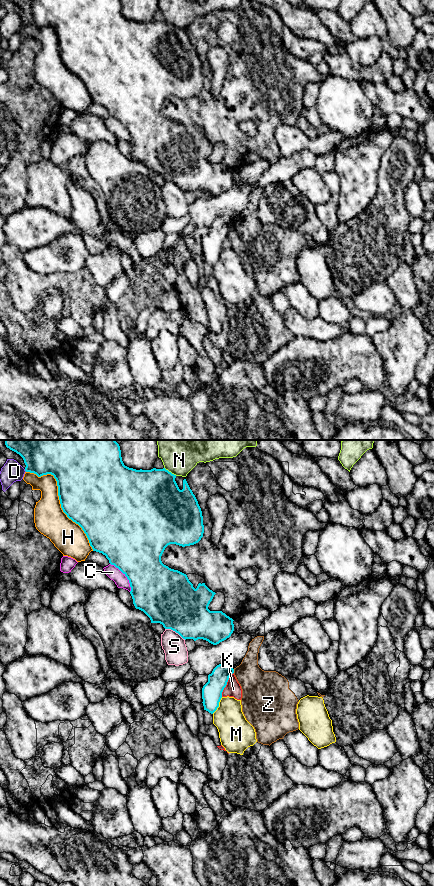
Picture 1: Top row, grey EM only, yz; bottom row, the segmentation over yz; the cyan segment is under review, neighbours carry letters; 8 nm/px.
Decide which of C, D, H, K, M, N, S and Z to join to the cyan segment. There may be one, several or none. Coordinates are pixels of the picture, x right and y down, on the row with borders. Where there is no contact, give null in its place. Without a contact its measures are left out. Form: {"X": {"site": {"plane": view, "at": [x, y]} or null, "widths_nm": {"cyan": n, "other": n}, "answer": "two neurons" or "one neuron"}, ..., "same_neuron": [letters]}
{"C": {"site": {"plane": "yz", "at": [125, 575]}, "widths_nm": {"cyan": 440, "other": 100}, "answer": "two neurons"}, "D": {"site": {"plane": "yz", "at": [25, 470]}, "widths_nm": {"cyan": 420, "other": 170}, "answer": "two neurons"}, "H": {"site": {"plane": "yz", "at": [60, 501]}, "widths_nm": {"cyan": 500, "other": 260}, "answer": "two neurons"}, "K": {"site": {"plane": "yz", "at": [226, 684]}, "widths_nm": {"cyan": 160, "other": 130}, "answer": "two neurons"}, "M": {"site": {"plane": "yz", "at": [218, 705]}, "widths_nm": {"cyan": 160, "other": 260}, "answer": "two neurons"}, "N": {"site": {"plane": "yz", "at": [170, 472]}, "widths_nm": {"cyan": 440, "other": 380}, "answer": "two neurons"}, "S": {"site": {"plane": "yz", "at": [175, 631]}, "widths_nm": {"cyan": 400, "other": 180}, "answer": "two neurons"}, "Z": {"site": {"plane": "yz", "at": [233, 671]}, "widths_nm": {"cyan": 160, "other": 280}, "answer": "two neurons"}, "same_neuron": []}

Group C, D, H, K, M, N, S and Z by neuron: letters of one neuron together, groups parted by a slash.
C / D / H / K Z / M / N / S

